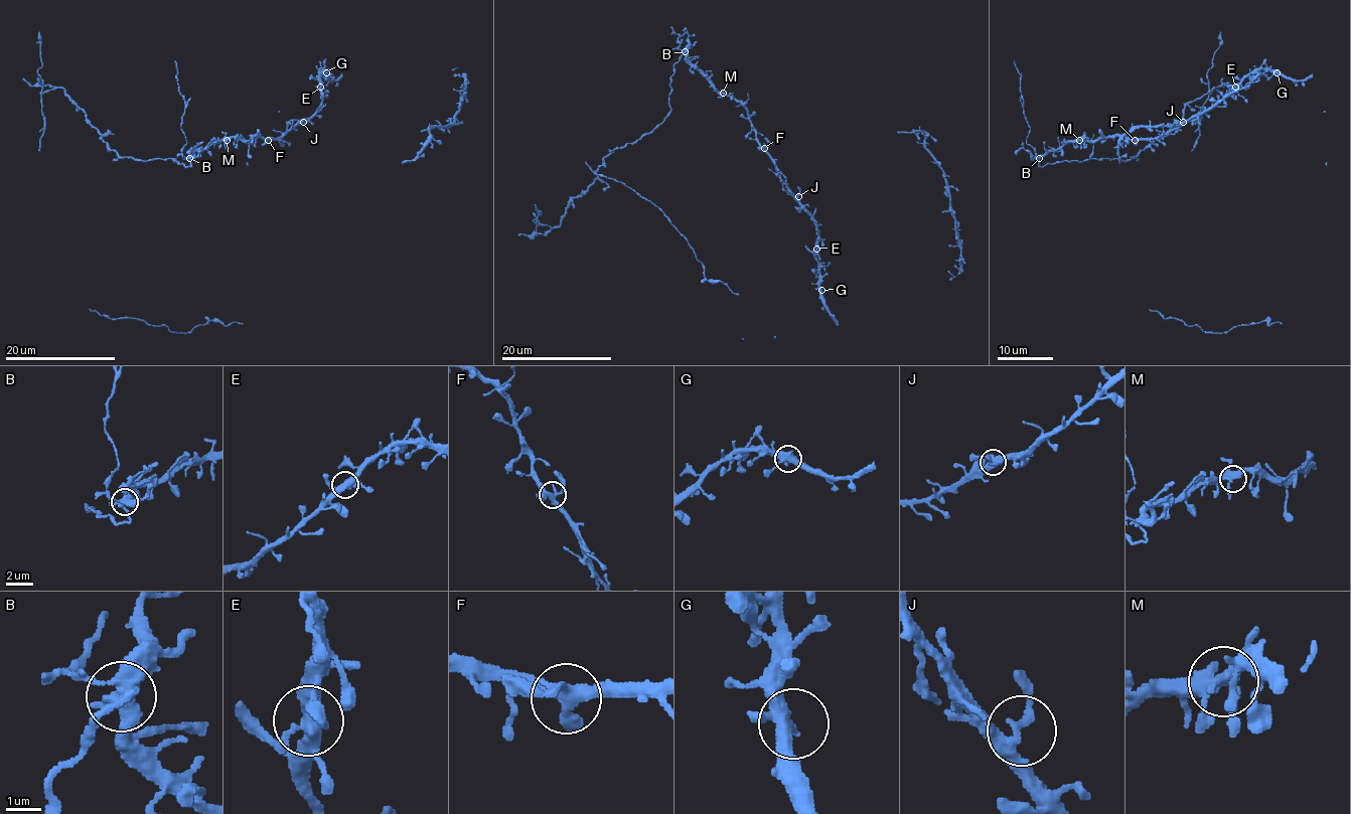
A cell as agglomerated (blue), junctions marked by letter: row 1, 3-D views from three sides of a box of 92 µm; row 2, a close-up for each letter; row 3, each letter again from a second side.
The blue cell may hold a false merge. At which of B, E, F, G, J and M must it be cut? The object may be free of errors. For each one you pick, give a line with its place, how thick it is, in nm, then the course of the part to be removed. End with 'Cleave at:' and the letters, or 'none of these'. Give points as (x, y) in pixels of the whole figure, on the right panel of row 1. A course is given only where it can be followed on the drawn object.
B: (1039, 158) | 400 nm | (1039, 158), (1042, 166), (1128, 161), (1179, 122), (1187, 105), (1215, 88), (1200, 114), (1191, 151)
Cleave at: B

